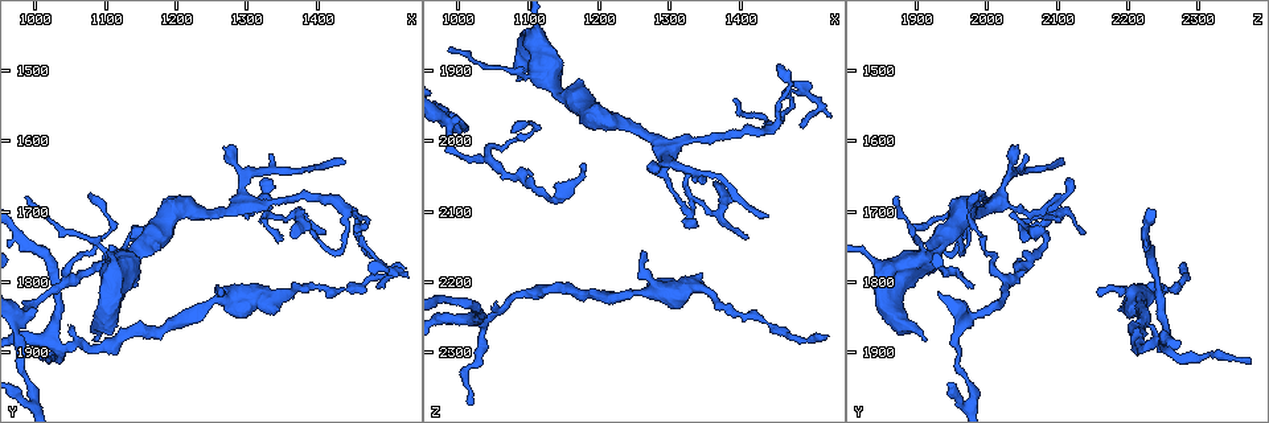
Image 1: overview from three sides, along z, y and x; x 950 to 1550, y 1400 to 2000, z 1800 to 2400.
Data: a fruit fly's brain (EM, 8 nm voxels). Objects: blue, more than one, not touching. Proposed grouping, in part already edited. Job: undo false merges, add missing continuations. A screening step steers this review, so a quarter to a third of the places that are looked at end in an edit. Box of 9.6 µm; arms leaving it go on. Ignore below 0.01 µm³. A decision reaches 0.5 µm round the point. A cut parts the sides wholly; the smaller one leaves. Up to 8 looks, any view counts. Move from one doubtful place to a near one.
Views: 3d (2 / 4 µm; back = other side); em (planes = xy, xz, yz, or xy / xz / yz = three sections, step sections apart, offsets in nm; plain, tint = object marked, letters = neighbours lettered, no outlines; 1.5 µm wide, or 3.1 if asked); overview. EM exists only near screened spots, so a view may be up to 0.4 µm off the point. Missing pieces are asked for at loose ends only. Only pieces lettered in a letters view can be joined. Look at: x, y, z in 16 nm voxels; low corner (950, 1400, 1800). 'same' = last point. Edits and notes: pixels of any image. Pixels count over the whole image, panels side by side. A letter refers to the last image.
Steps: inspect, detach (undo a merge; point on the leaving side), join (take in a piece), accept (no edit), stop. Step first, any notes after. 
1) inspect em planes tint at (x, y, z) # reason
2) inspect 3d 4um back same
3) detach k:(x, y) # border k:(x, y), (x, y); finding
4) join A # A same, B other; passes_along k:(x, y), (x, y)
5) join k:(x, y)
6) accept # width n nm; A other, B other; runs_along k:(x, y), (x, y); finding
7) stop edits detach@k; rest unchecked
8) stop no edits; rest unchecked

inspect 3d 4um back at (990, 1675, 1875) # branch stops here

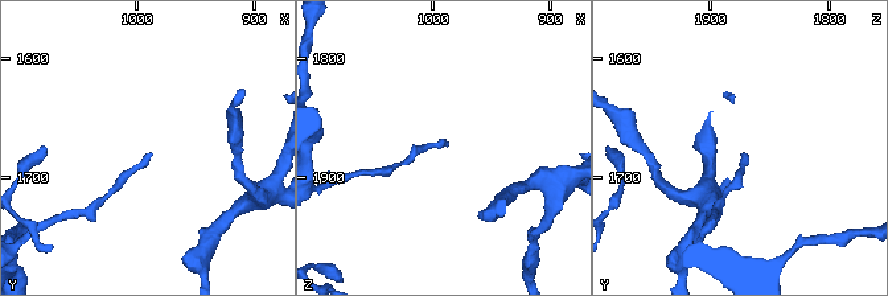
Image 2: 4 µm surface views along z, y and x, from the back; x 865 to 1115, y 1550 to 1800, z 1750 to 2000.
inspect em planes letters at (990, 1678, 1872) # now the EM

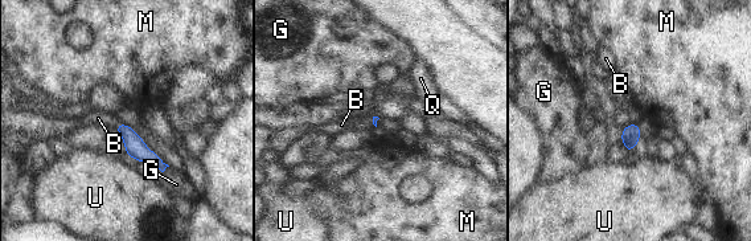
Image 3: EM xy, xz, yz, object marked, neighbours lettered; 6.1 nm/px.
join B # B same, G other, M other, Q other, U other; passes_along 3:(135, 147), (117, 126), (98, 118); the cell continues

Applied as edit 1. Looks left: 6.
inspect 3d 2um at (1045, 1800, 2025) # two arms in line, one across

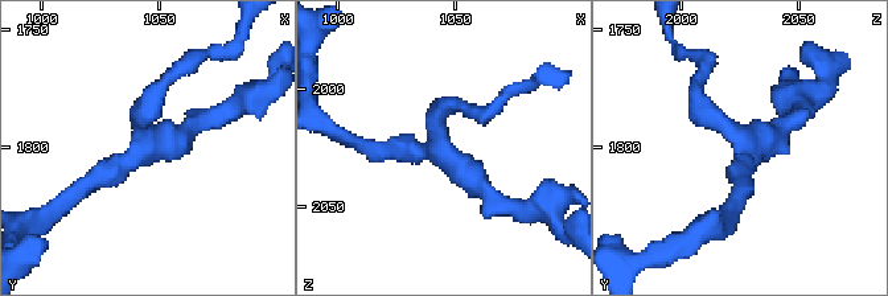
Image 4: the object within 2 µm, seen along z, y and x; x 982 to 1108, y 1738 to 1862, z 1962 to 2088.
inspect em 3.1um xy step 16 tint at (1041, 1801, 2027) # arms 3

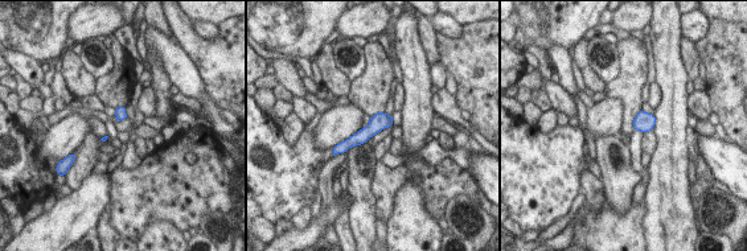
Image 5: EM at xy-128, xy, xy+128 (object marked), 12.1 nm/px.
inspect em 3.1um planes letters same # cut it another way

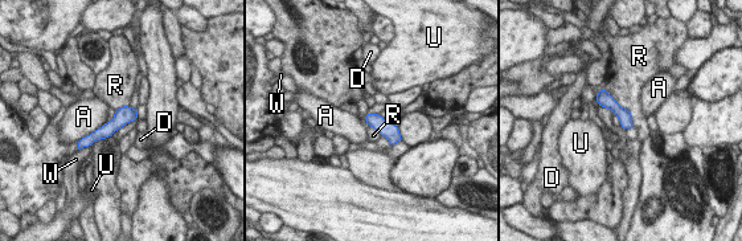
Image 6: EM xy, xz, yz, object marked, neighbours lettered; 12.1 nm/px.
accept # width 160 nm; A other, D other, R other, U other, W other; all the same cell

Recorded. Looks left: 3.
inspect em planes letters at (1090, 1885, 1910) # free end

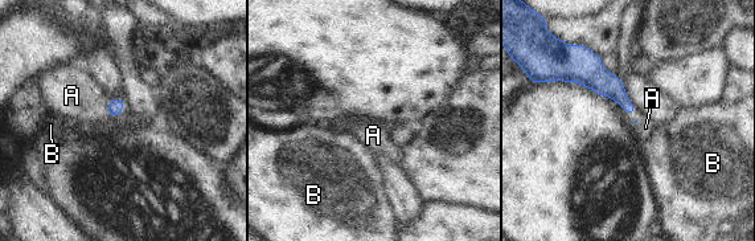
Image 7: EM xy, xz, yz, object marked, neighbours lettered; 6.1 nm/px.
join A # A same, B other; passes_along 7:(115, 106), (109, 103), (72, 96); it goes on there

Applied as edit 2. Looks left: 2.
stop edits join@3, join@7; rest unchecked

